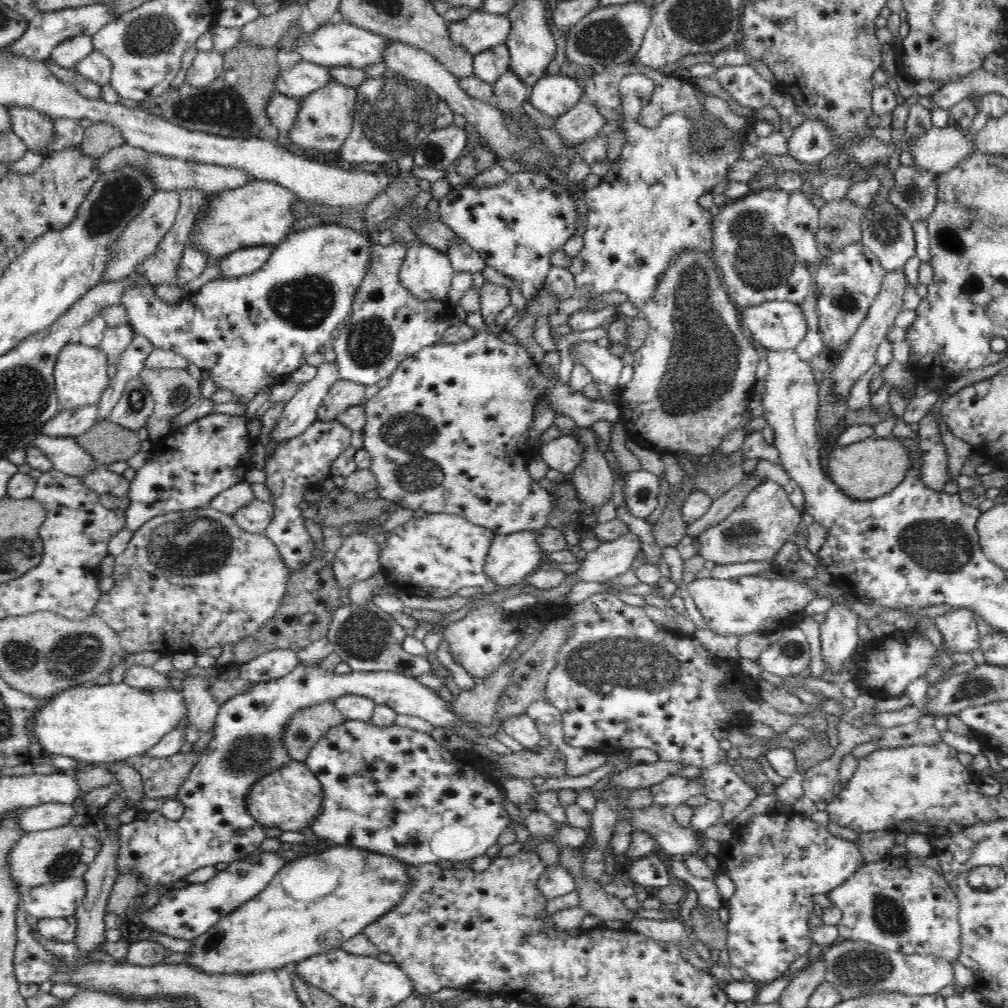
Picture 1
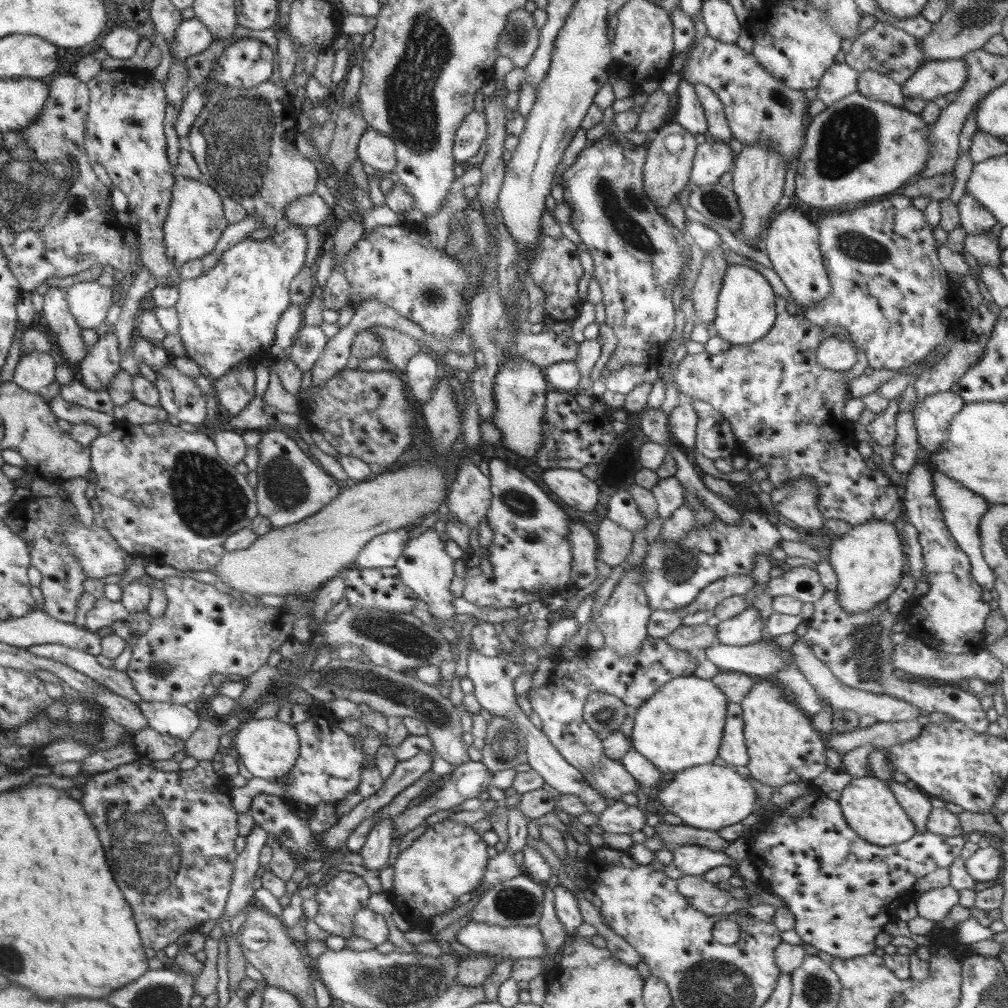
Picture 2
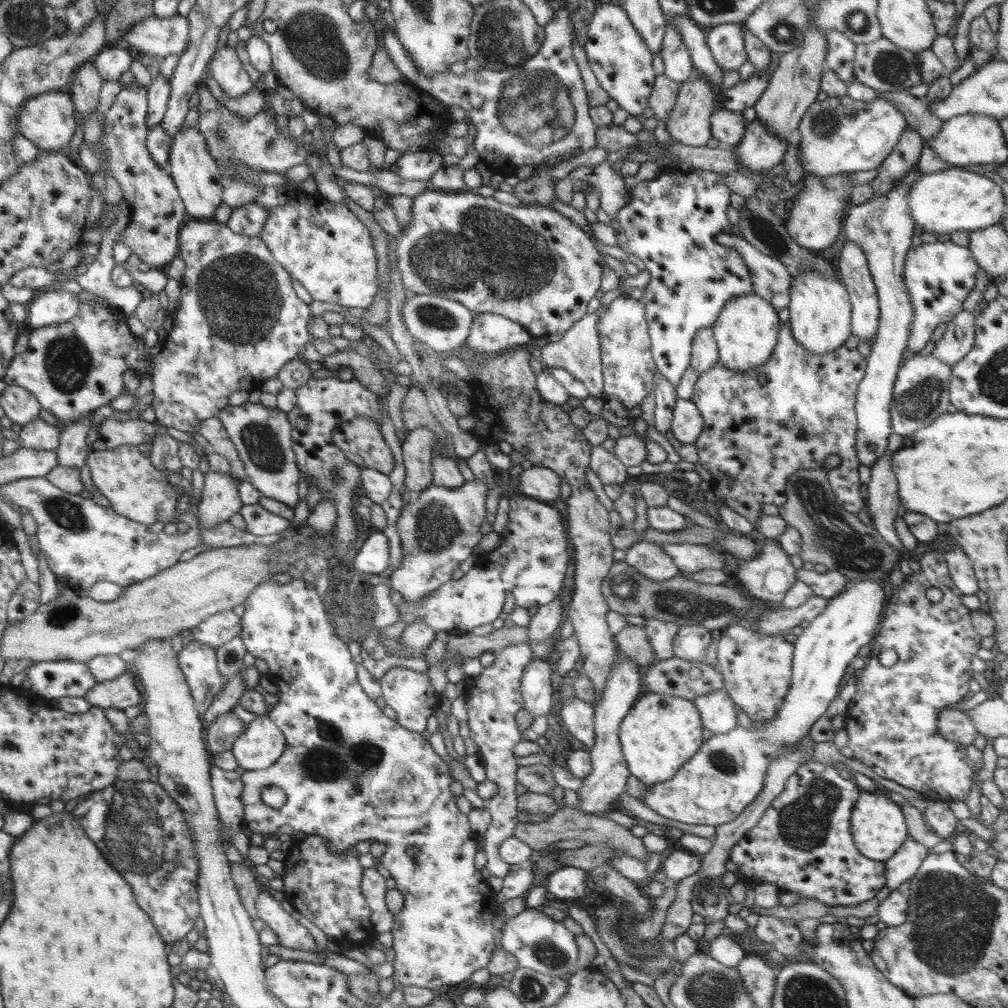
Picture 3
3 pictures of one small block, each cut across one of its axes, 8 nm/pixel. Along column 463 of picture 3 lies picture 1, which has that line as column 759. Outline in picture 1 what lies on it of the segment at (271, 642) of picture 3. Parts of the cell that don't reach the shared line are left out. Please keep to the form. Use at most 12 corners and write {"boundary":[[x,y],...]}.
{"boundary":[[796,812],[718,857],[729,966],[771,983],[813,944],[812,896],[866,861]]}

